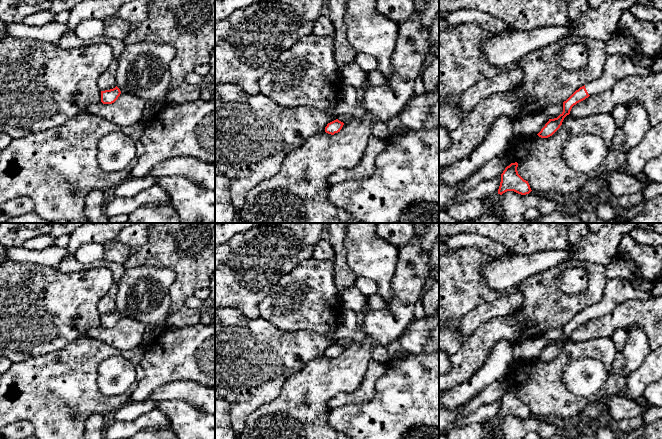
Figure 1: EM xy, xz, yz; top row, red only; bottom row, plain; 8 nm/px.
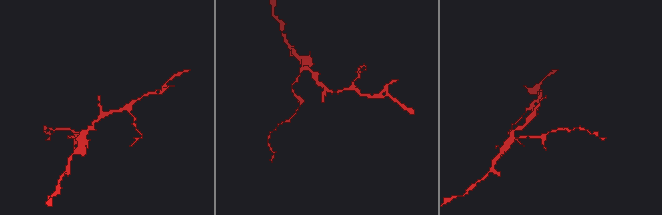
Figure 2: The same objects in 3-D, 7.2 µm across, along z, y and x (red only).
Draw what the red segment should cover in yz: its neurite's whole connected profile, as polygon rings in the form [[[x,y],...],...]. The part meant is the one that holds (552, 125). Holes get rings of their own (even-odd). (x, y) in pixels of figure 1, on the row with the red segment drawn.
[[[618,54],[608,56],[601,76],[580,87],[564,101],[563,112],[557,118],[549,119],[537,135],[541,138],[552,136],[560,128],[564,118],[570,114],[572,107],[590,95],[599,94],[610,89],[615,83],[625,77],[646,76],[652,72],[650,67],[638,66],[627,56]]]

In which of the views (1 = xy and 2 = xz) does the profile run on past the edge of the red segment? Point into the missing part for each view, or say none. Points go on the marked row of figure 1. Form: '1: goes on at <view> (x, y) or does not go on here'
1: does not go on here
2: does not go on here

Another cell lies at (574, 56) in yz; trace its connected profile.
[[[571,43],[555,54],[555,62],[566,70],[582,70],[588,64],[588,51],[586,46],[579,43]]]

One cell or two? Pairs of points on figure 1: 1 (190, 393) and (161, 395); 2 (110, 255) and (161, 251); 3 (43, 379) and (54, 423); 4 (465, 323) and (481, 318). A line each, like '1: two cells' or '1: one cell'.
1: one cell
2: two cells
3: one cell
4: one cell

